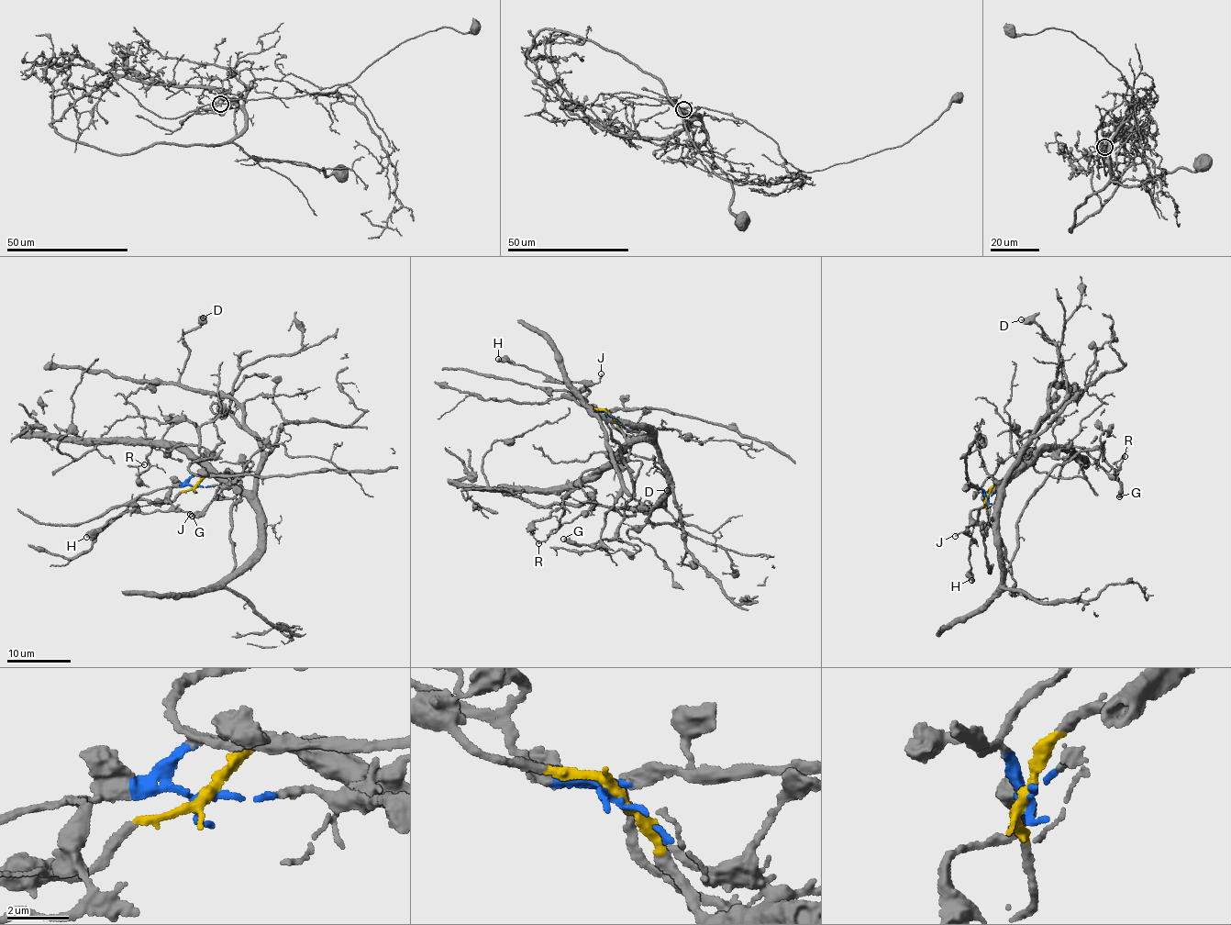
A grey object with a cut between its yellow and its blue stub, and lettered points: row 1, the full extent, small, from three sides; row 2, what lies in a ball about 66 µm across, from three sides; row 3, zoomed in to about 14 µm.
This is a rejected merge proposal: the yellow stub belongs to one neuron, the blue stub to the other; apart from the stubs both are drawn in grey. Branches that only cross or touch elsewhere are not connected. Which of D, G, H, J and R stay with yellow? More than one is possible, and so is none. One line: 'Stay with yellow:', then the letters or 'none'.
Stay with yellow: D, G, R

